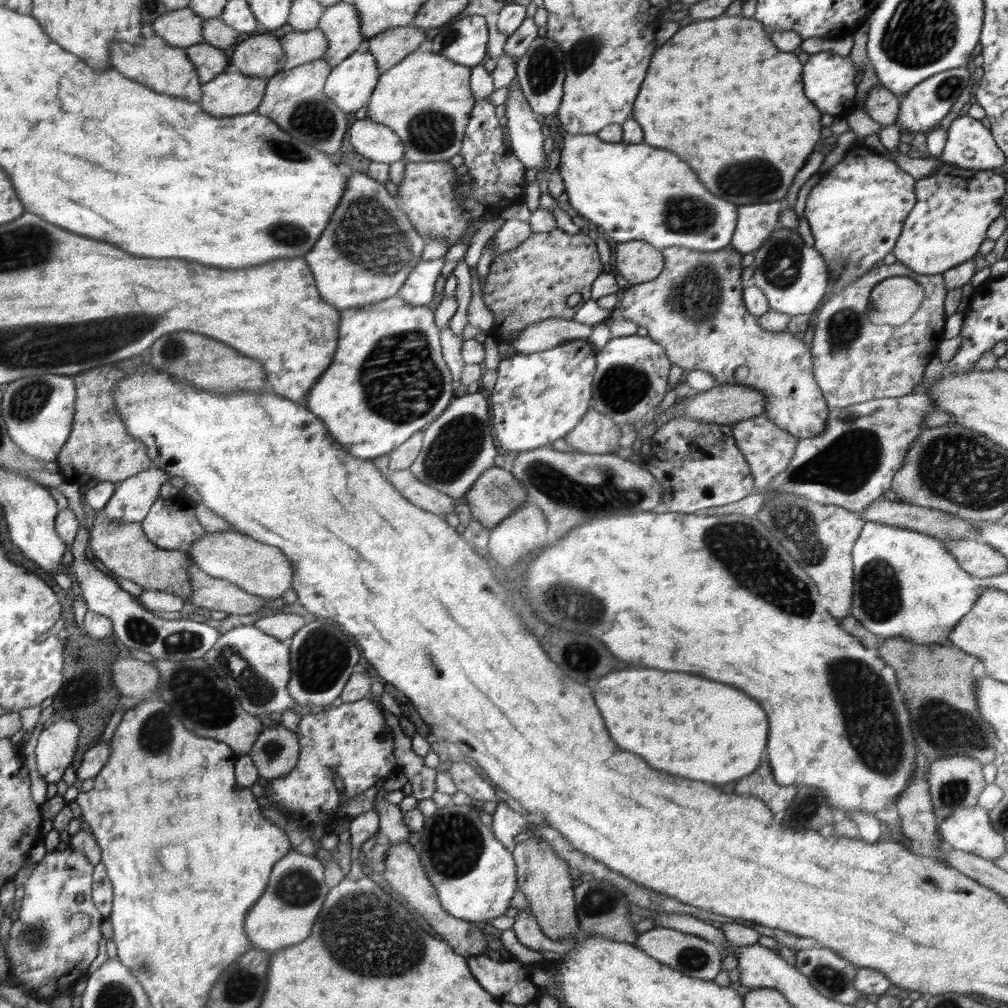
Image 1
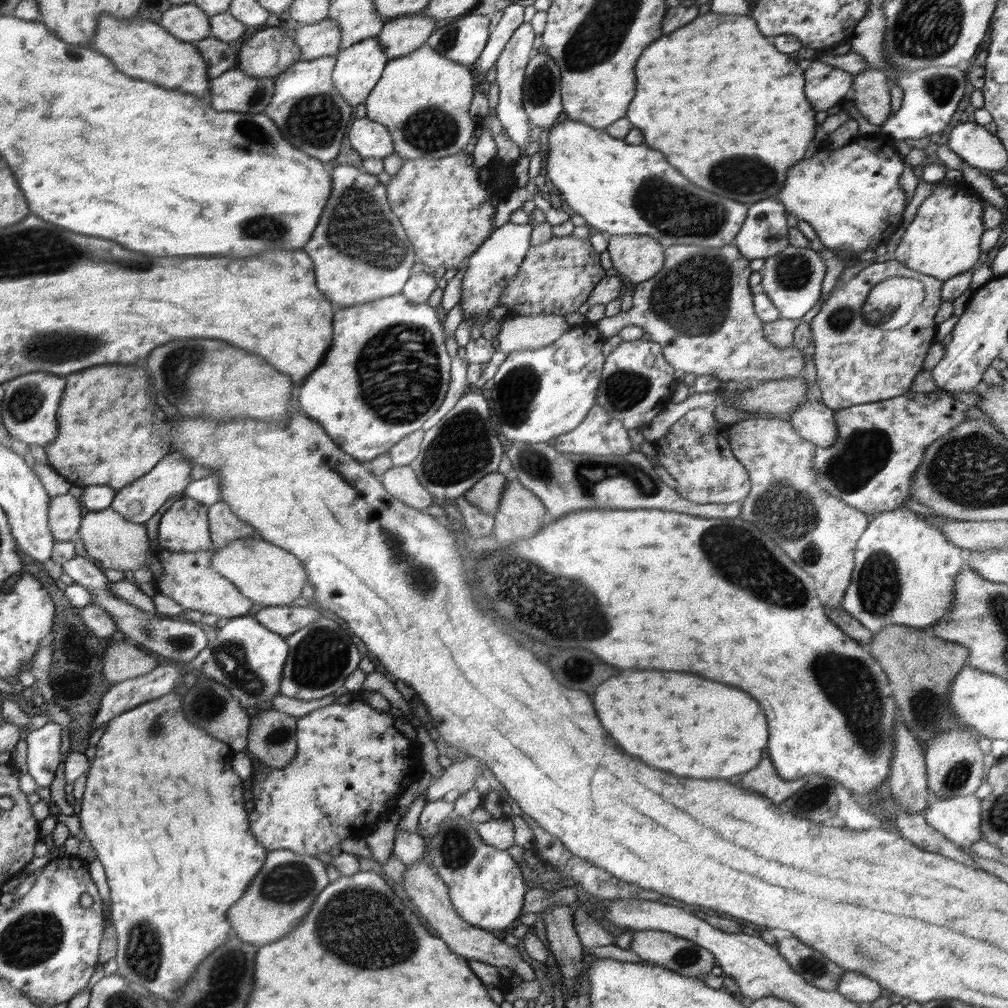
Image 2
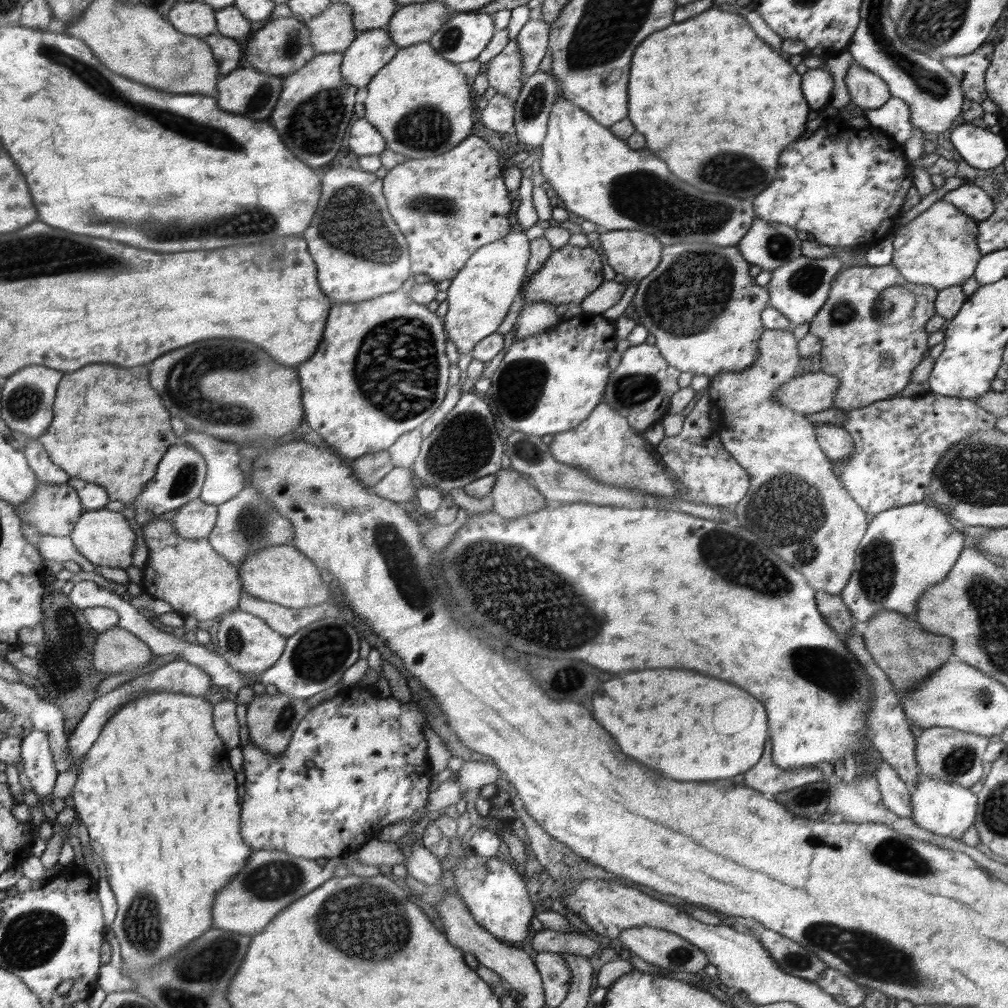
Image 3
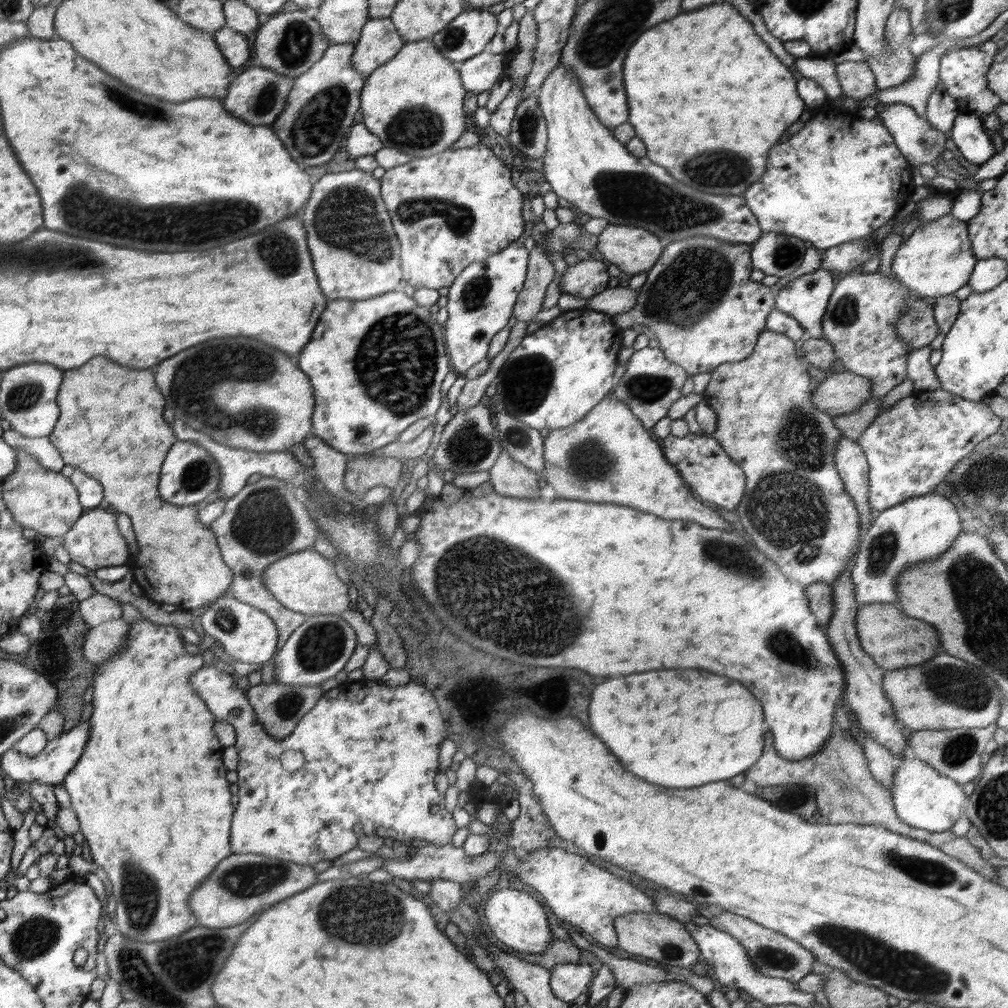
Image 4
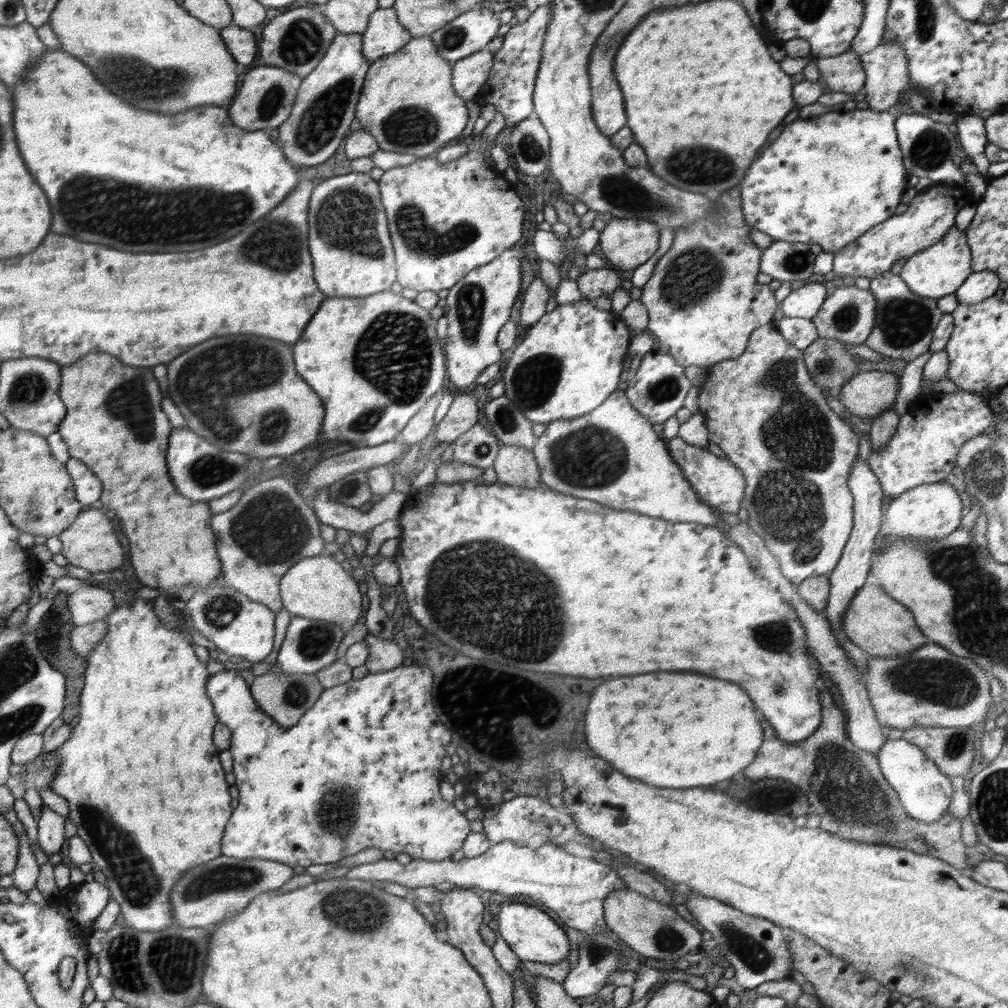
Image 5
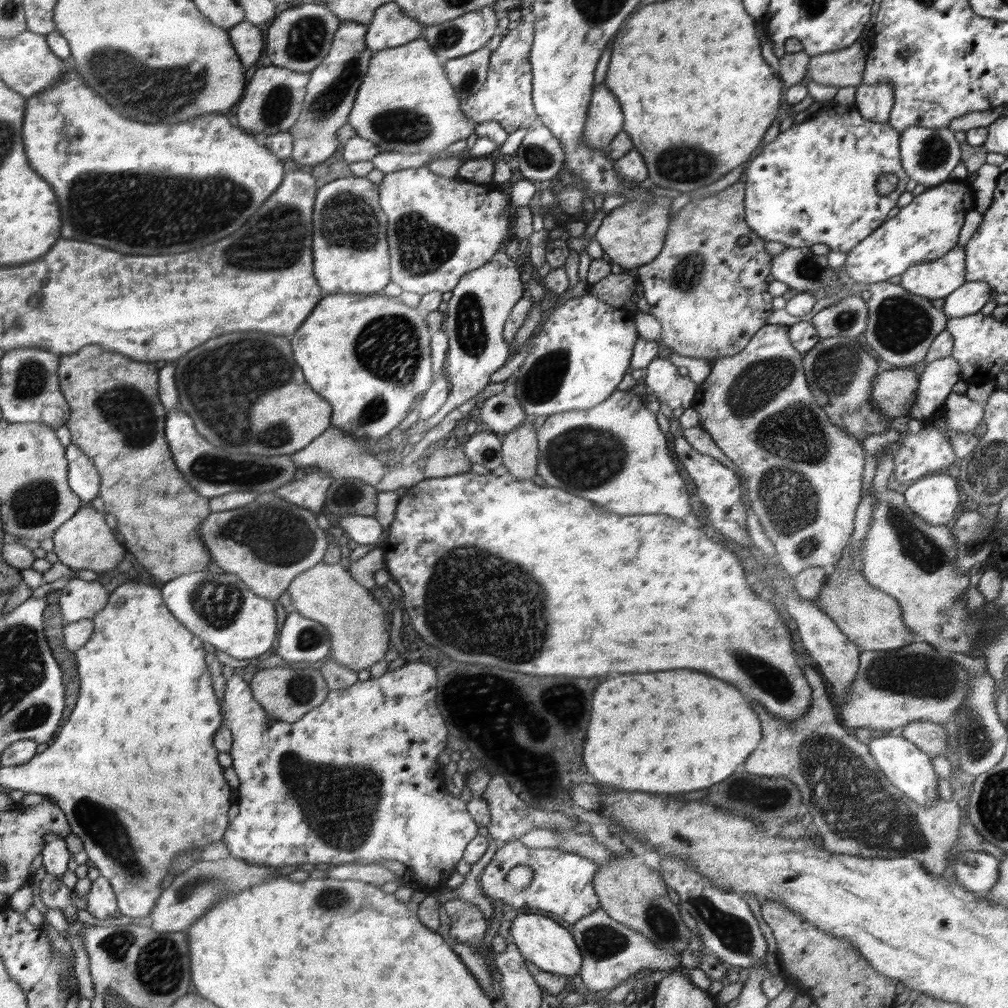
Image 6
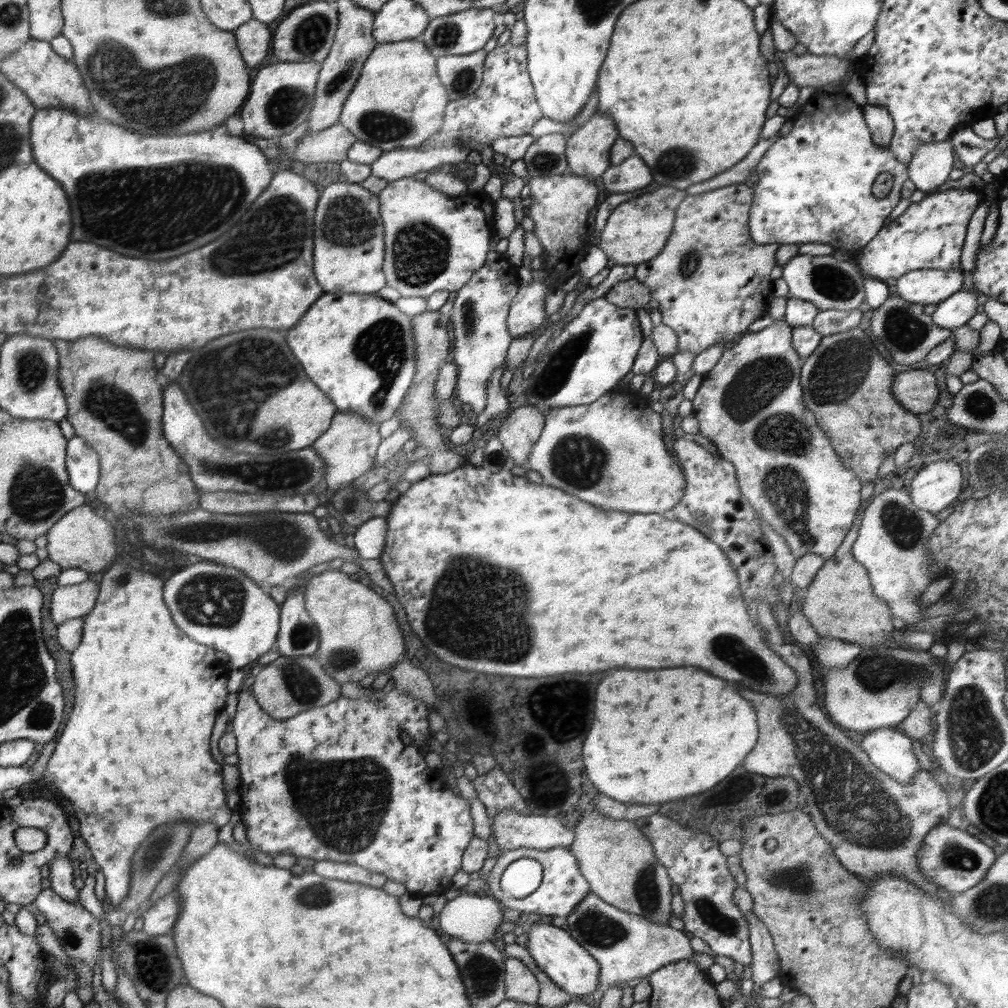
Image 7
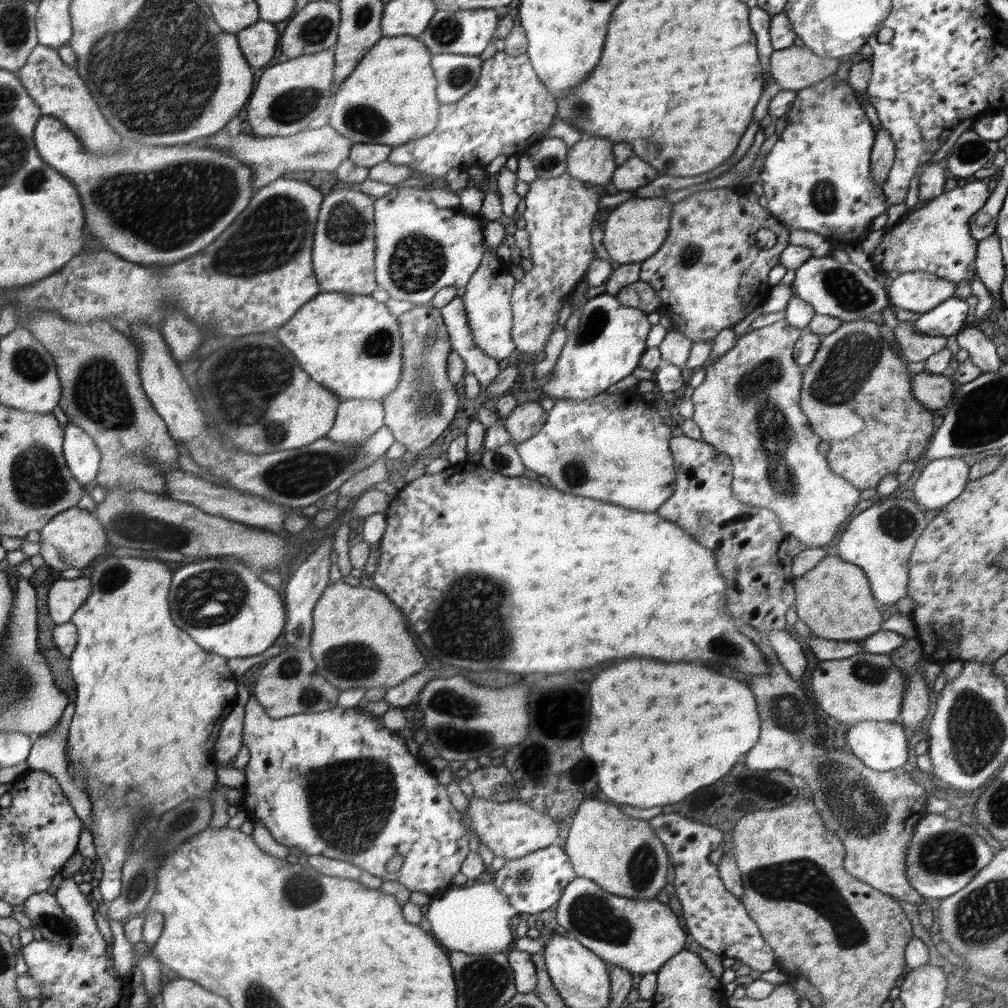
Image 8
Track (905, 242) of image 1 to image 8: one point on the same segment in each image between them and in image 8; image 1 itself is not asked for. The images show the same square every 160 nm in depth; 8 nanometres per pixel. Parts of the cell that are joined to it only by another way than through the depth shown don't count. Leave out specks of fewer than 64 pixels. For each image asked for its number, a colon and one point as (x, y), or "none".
2: (943, 239)
3: (938, 248)
4: (936, 260)
5: (940, 270)
6: (937, 279)
7: (929, 287)
8: (915, 293)

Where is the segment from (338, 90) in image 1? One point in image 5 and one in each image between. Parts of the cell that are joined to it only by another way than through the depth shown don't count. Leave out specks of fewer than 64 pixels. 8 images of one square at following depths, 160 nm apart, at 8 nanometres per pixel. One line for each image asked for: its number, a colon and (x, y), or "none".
2: (358, 68)
3: (372, 50)
4: (379, 42)
5: (385, 35)

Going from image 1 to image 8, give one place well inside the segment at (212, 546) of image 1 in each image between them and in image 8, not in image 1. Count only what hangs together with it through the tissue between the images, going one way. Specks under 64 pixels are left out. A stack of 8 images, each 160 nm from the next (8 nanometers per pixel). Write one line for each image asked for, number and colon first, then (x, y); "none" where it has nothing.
2: (267, 574)
3: (282, 574)
4: (305, 582)
5: (317, 587)
6: (326, 593)
7: (359, 635)
8: (360, 640)

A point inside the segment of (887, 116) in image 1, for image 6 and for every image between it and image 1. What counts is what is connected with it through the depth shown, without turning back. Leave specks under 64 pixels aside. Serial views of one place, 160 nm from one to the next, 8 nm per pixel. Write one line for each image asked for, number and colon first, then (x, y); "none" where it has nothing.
2: (872, 92)
3: (867, 90)
4: (857, 80)
5: (845, 73)
6: (845, 67)

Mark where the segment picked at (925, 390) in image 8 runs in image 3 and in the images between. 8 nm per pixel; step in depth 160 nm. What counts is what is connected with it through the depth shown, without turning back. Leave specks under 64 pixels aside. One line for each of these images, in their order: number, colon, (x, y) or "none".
3: (811, 392)
4: (835, 394)
5: (869, 393)
6: (893, 393)
7: (915, 389)

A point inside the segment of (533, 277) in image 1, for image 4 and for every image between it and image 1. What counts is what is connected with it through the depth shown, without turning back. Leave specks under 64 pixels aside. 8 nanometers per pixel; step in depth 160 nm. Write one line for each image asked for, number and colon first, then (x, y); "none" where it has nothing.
2: (557, 277)
3: (571, 273)
4: (587, 278)

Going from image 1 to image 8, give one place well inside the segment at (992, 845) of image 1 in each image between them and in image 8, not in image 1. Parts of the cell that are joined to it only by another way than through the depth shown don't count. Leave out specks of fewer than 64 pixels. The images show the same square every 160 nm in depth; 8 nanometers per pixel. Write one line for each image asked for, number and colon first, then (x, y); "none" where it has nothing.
2: (958, 819)
3: (946, 809)
4: (922, 797)
5: (925, 792)
6: (906, 767)
7: (891, 752)
8: (882, 746)

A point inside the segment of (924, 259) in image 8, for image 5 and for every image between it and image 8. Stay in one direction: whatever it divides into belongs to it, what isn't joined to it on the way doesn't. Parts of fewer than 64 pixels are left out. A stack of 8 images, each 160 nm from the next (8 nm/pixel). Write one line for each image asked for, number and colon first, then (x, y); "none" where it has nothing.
5: (931, 214)
6: (923, 231)
7: (929, 234)

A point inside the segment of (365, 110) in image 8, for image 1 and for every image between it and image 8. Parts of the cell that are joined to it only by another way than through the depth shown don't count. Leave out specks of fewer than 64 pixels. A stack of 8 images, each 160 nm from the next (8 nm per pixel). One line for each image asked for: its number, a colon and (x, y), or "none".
1: (426, 99)
2: (423, 99)
3: (421, 103)
4: (414, 103)
5: (408, 103)
6: (406, 104)
7: (399, 102)

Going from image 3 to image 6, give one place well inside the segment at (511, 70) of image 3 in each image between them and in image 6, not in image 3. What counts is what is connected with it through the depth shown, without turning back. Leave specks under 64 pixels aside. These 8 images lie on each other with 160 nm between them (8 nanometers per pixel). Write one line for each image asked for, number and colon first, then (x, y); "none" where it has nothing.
4: (479, 73)
5: (468, 75)
6: (467, 74)

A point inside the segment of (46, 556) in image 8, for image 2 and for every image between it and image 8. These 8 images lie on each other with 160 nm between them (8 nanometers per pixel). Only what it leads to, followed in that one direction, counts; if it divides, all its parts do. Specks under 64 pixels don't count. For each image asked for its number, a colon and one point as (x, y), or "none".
2: (117, 543)
3: (103, 537)
4: (95, 543)
5: (91, 543)
6: (85, 542)
7: (82, 540)

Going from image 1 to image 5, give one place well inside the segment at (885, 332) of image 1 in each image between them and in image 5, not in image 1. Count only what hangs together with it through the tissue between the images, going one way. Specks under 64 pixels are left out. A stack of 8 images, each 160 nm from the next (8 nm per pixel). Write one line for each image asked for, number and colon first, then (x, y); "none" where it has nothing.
2: (856, 363)
3: (872, 361)
4: (860, 319)
5: (848, 315)

